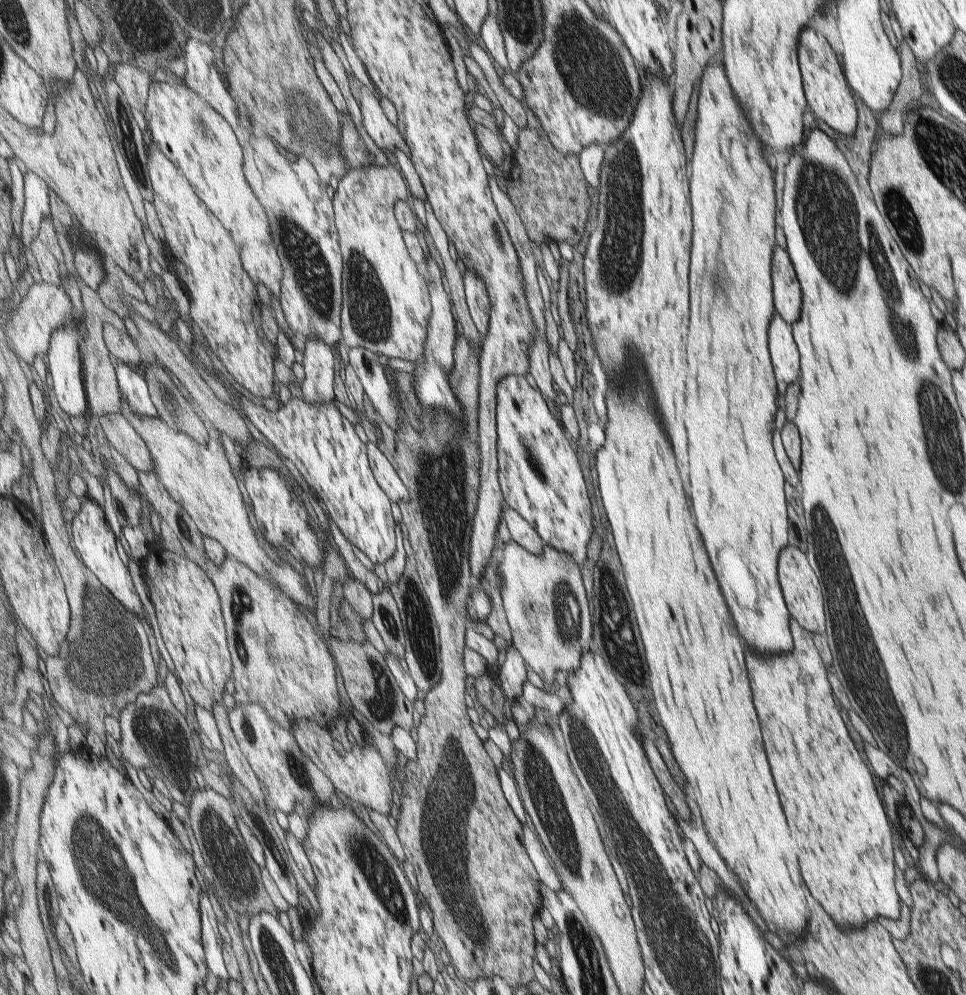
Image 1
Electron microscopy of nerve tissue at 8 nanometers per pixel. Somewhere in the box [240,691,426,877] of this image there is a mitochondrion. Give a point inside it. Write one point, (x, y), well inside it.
(296, 767)

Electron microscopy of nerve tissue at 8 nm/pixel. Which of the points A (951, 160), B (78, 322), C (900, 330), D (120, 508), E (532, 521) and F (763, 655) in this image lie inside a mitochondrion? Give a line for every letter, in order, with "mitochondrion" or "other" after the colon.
A: mitochondrion
B: other
C: mitochondrion
D: other
E: other
F: other

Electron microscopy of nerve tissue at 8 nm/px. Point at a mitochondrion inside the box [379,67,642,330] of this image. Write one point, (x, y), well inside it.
(500, 241)

